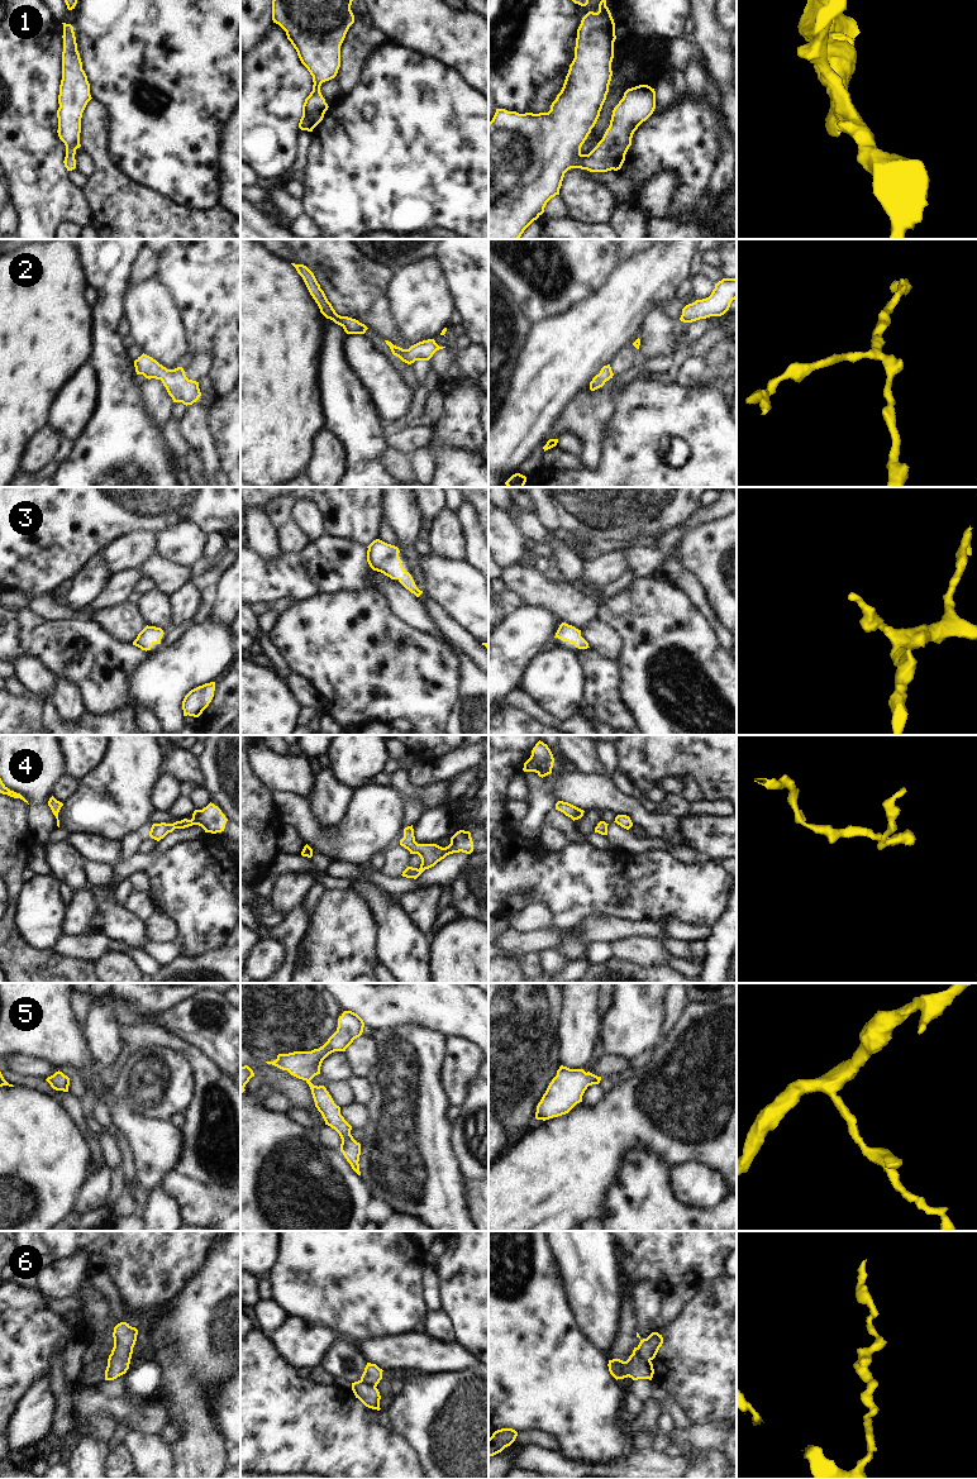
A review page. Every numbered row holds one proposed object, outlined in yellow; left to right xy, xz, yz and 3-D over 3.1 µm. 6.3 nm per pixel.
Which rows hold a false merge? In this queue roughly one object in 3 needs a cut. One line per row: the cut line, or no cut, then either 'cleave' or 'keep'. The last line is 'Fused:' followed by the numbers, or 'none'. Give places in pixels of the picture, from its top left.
1: no cut; keep
2: no cut; keep
3: no cut; keep
4: no cut; keep
5: no cut; keep
6: cut in yz along (637, 1348), (640, 1356), (649, 1360); cleave
Fused: 6

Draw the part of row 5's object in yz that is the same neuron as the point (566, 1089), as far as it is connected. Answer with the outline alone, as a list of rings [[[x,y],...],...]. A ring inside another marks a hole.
[[[561,1065],[537,1106],[535,1118],[545,1121],[568,1113],[582,1102],[587,1087],[599,1084],[600,1080],[601,1077],[586,1073],[583,1069]]]

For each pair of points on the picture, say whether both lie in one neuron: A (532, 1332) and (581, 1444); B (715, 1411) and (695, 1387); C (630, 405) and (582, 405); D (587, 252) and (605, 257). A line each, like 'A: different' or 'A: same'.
A: same
B: same
C: different
D: same

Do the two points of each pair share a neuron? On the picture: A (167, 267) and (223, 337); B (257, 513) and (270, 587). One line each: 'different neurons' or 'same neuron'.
A: same neuron
B: different neurons

